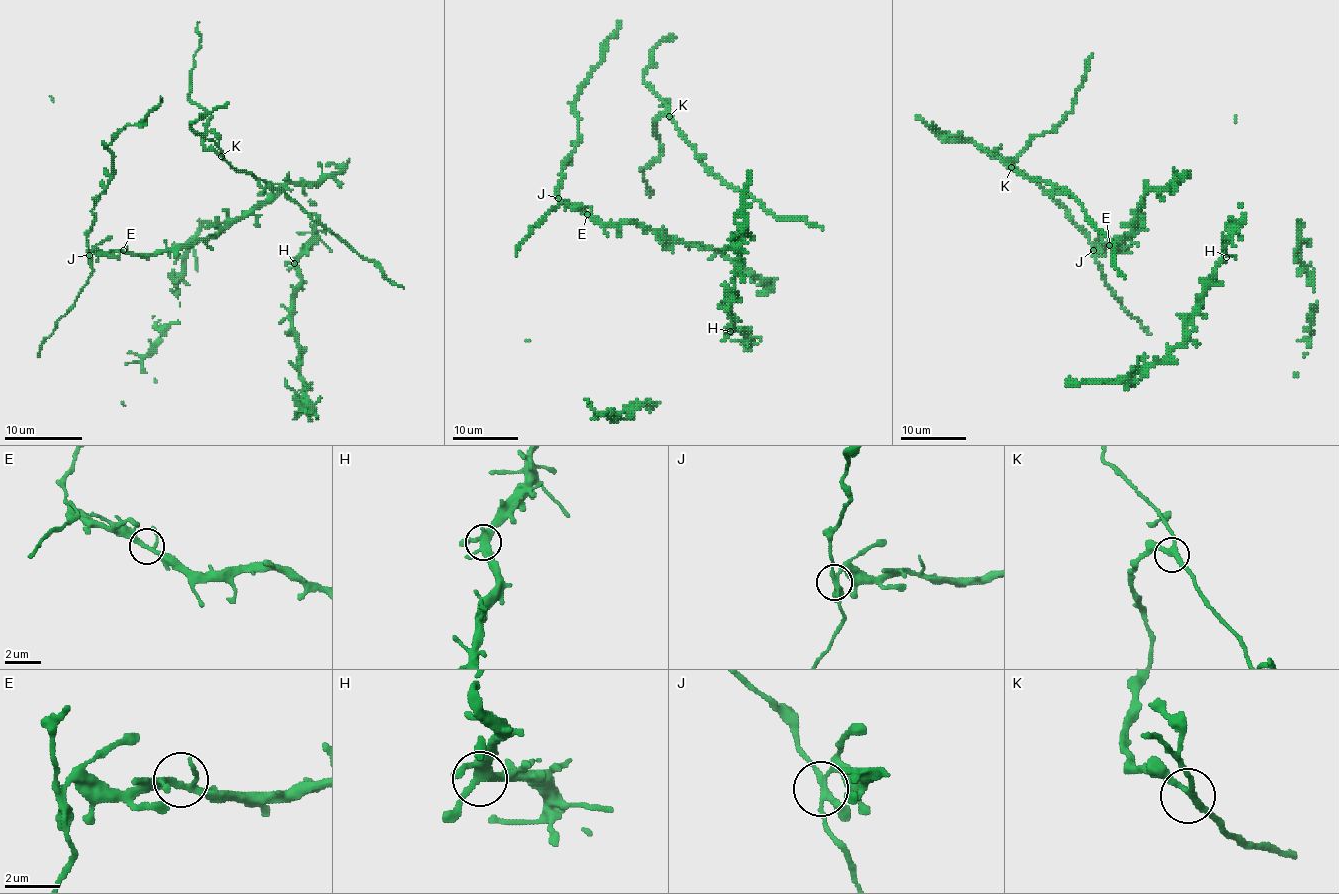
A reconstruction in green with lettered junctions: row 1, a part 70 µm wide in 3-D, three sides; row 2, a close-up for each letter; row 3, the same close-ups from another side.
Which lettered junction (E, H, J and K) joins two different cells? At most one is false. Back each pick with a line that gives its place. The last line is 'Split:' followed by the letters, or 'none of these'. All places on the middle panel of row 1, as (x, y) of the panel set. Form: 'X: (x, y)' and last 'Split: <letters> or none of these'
J: (558, 198)
Split: J

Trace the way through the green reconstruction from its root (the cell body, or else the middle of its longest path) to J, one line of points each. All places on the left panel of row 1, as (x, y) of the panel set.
J: (121, 252), (94, 250), (88, 256)

